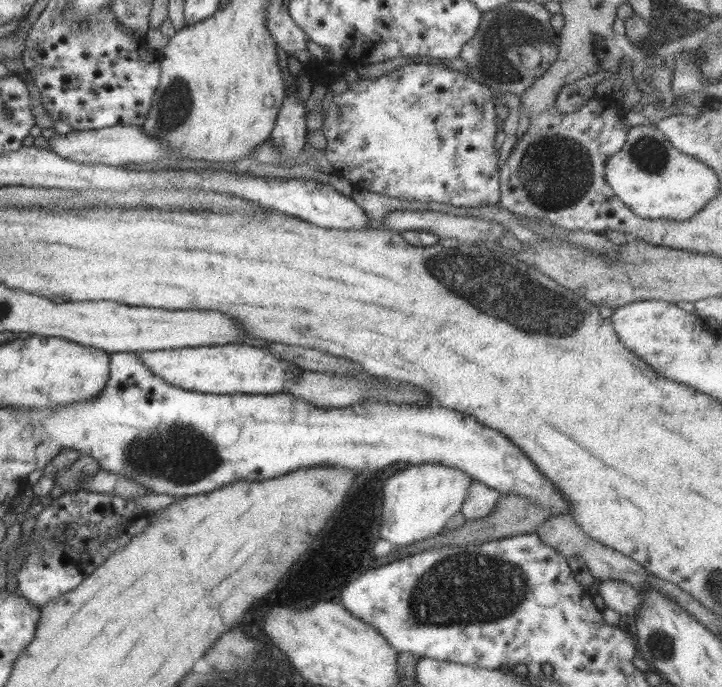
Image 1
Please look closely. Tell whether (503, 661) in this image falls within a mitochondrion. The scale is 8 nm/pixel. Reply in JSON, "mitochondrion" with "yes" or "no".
{"mitochondrion":"no"}

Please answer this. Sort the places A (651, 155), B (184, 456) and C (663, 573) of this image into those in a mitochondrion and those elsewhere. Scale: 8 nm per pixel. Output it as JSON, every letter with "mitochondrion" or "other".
{"A":"mitochondrion","B":"mitochondrion","C":"other"}

